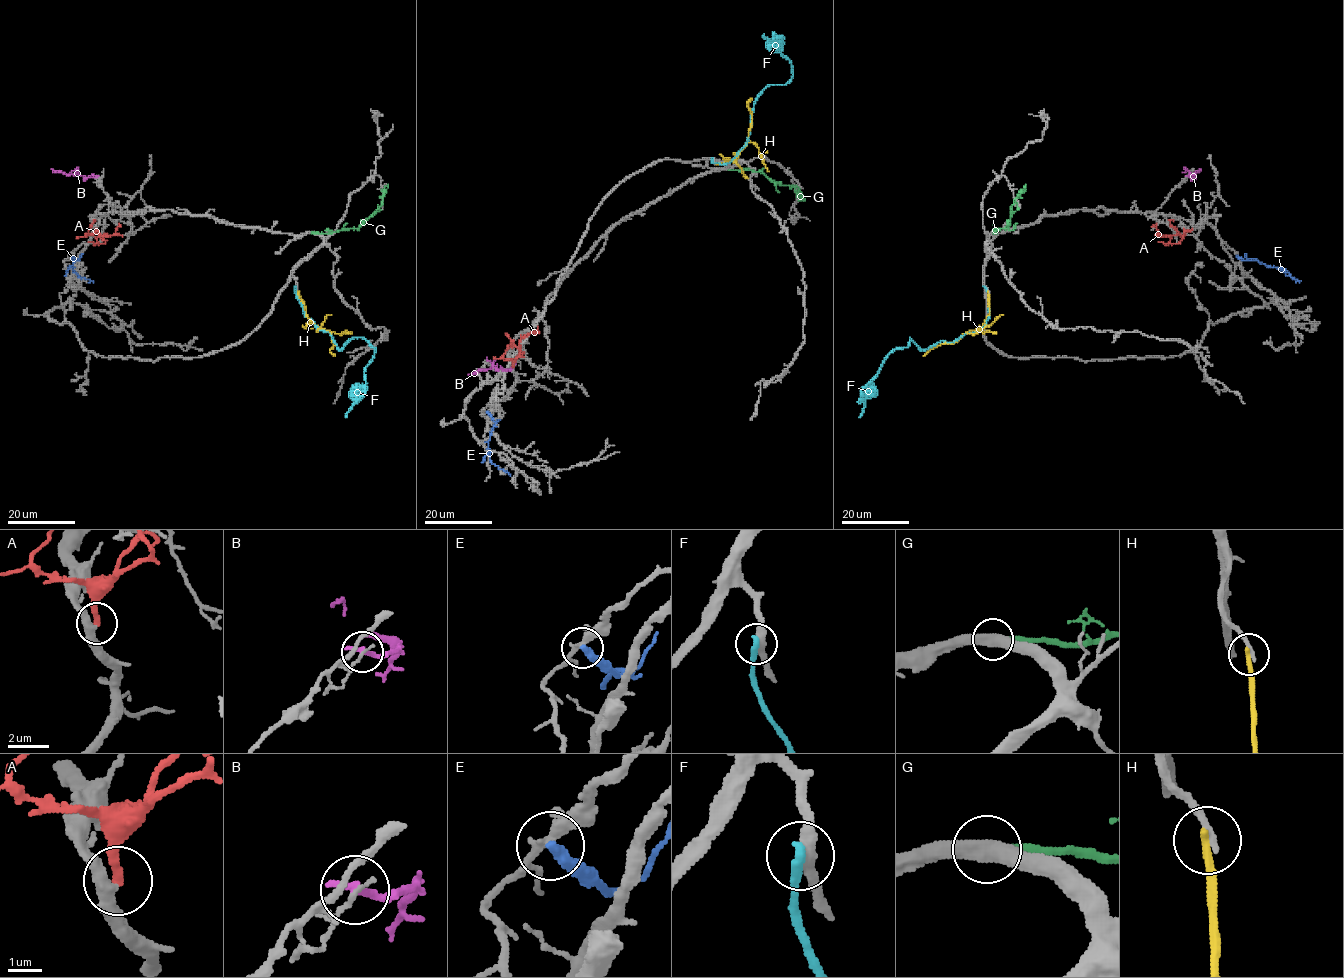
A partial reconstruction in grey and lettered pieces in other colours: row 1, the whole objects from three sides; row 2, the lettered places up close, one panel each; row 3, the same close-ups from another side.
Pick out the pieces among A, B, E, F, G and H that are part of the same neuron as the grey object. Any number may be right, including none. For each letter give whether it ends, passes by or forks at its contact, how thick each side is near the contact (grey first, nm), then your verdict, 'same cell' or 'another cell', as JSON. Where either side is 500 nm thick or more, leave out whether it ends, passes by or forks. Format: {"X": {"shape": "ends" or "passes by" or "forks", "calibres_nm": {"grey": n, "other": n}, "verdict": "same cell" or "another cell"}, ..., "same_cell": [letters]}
{"A": {"shape": "ends", "calibres_nm": {"grey": 400, "other": 260}, "verdict": "another cell"}, "B": {"shape": "ends", "calibres_nm": {"grey": 110, "other": 280}, "verdict": "another cell"}, "E": {"shape": "ends", "calibres_nm": {"grey": 340, "other": 400}, "verdict": "another cell"}, "F": {"shape": "ends", "calibres_nm": {"grey": 280, "other": 240}, "verdict": "another cell"}, "G": {"shape": "ends", "calibres_nm": {"grey": 440, "other": 280}, "verdict": "another cell"}, "H": {"shape": "ends", "calibres_nm": {"grey": 280, "other": 320}, "verdict": "another cell"}, "same_cell": []}

